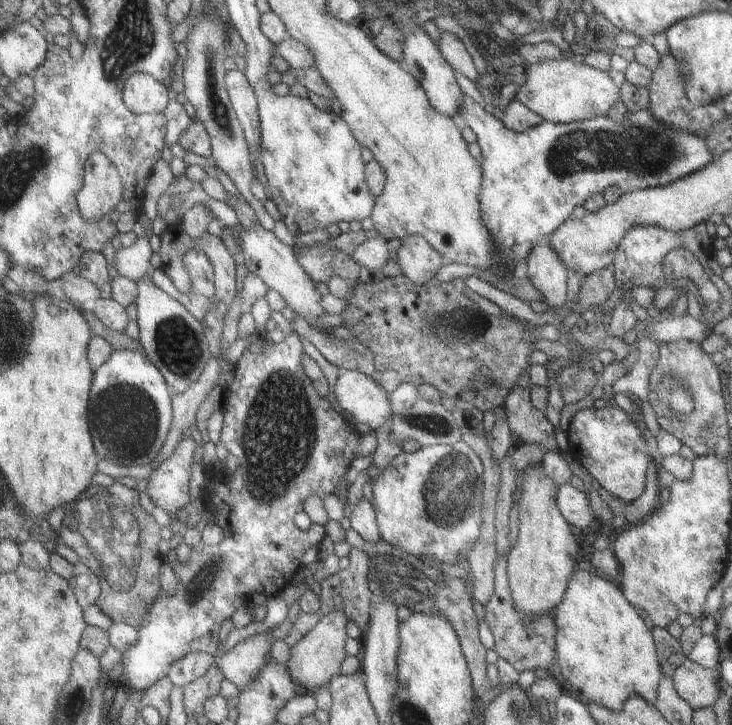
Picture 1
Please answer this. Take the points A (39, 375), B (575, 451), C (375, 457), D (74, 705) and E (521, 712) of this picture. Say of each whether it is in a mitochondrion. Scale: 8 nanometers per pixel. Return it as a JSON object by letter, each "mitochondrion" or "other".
{"A":"other","B":"other","C":"other","D":"mitochondrion","E":"mitochondrion"}

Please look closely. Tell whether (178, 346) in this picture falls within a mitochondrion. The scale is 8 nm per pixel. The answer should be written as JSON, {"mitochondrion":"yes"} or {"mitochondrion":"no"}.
{"mitochondrion":"yes"}

